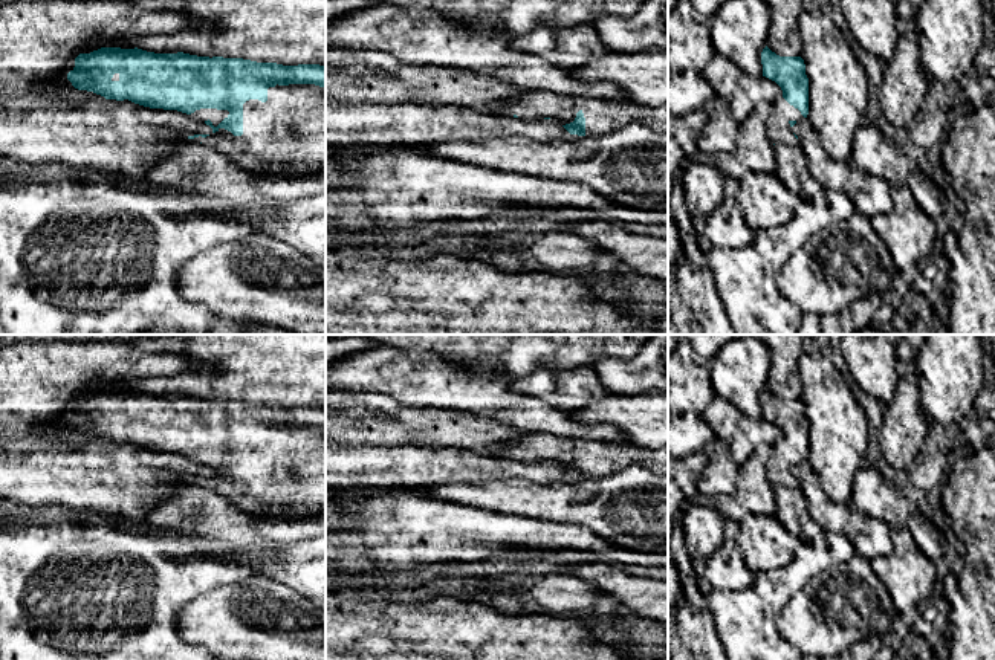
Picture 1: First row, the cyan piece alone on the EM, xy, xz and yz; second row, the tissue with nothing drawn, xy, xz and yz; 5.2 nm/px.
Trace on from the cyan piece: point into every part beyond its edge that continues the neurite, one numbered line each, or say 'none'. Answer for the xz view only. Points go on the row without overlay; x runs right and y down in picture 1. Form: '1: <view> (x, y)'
1: xz (602, 459)

